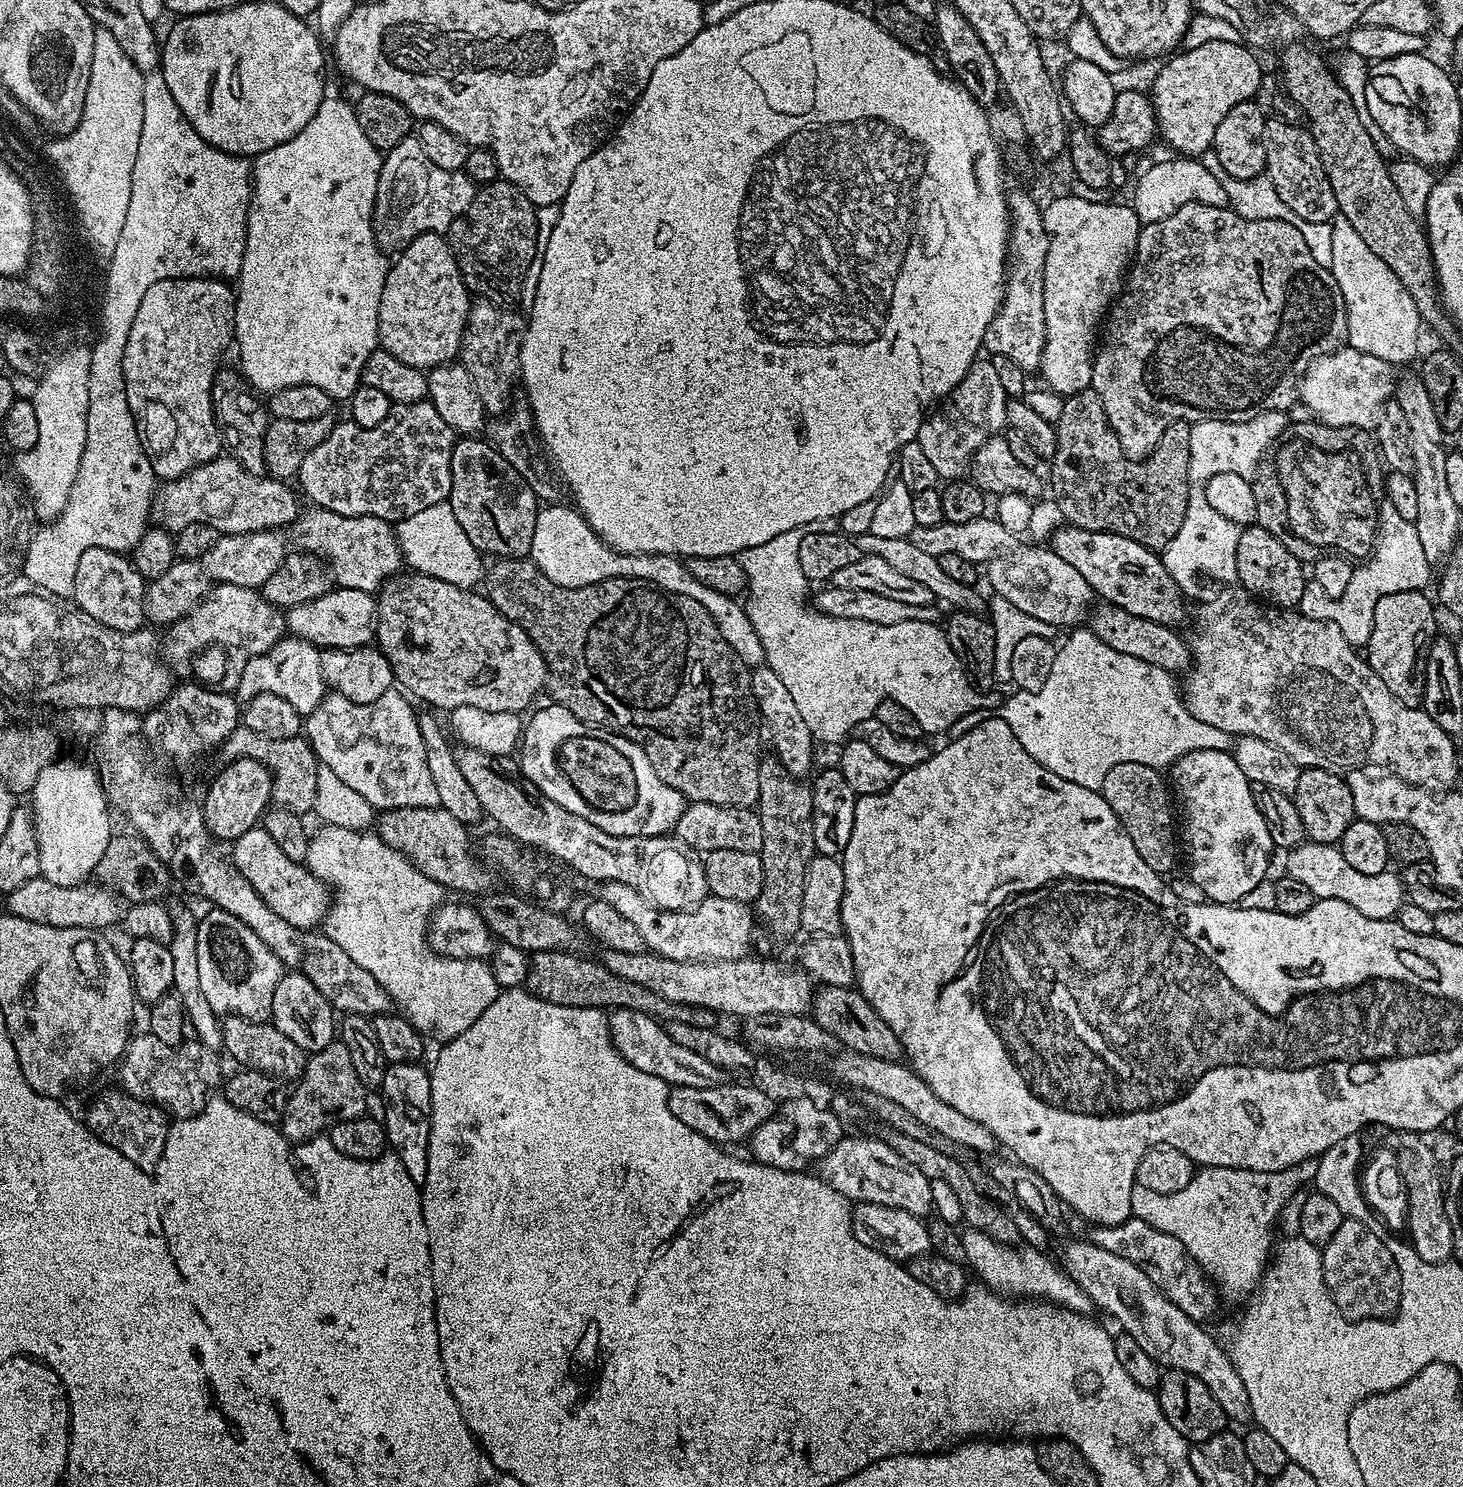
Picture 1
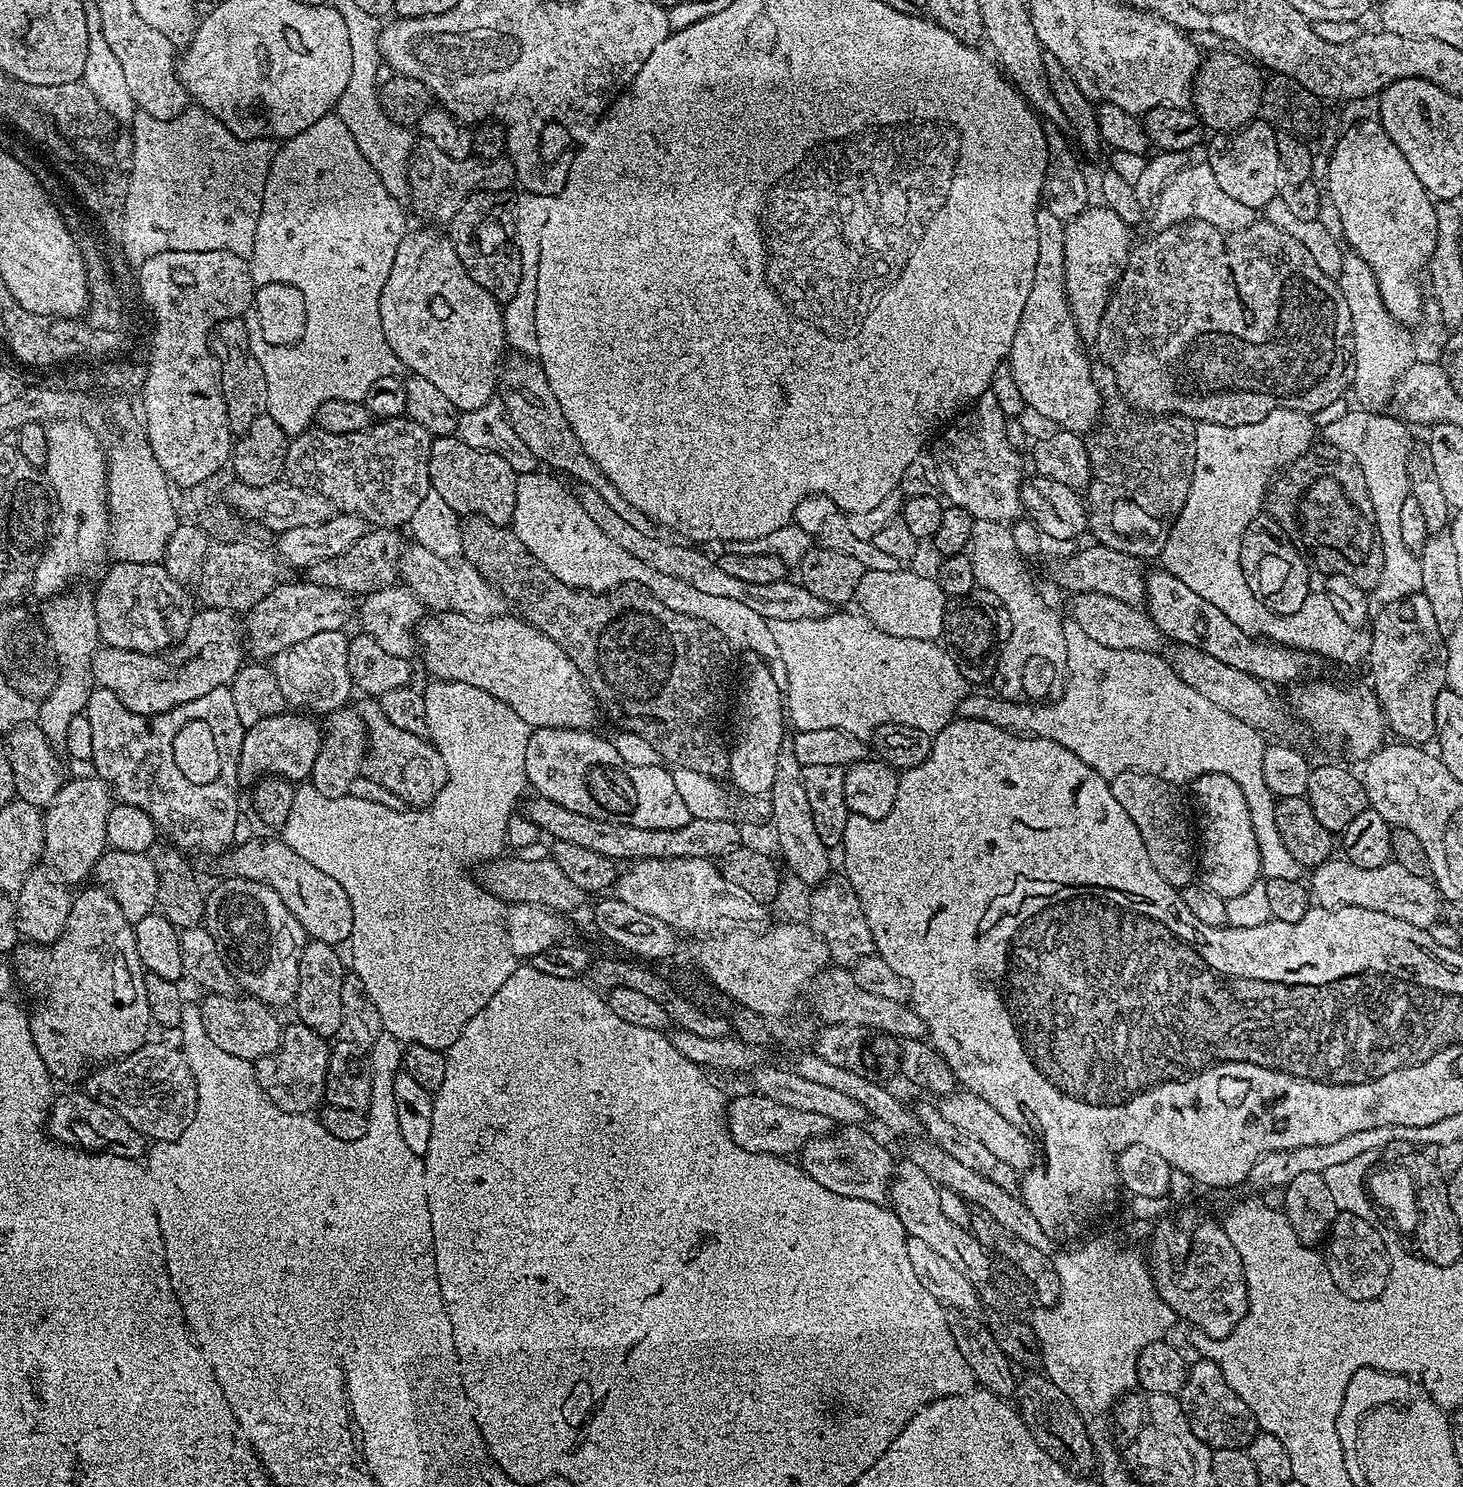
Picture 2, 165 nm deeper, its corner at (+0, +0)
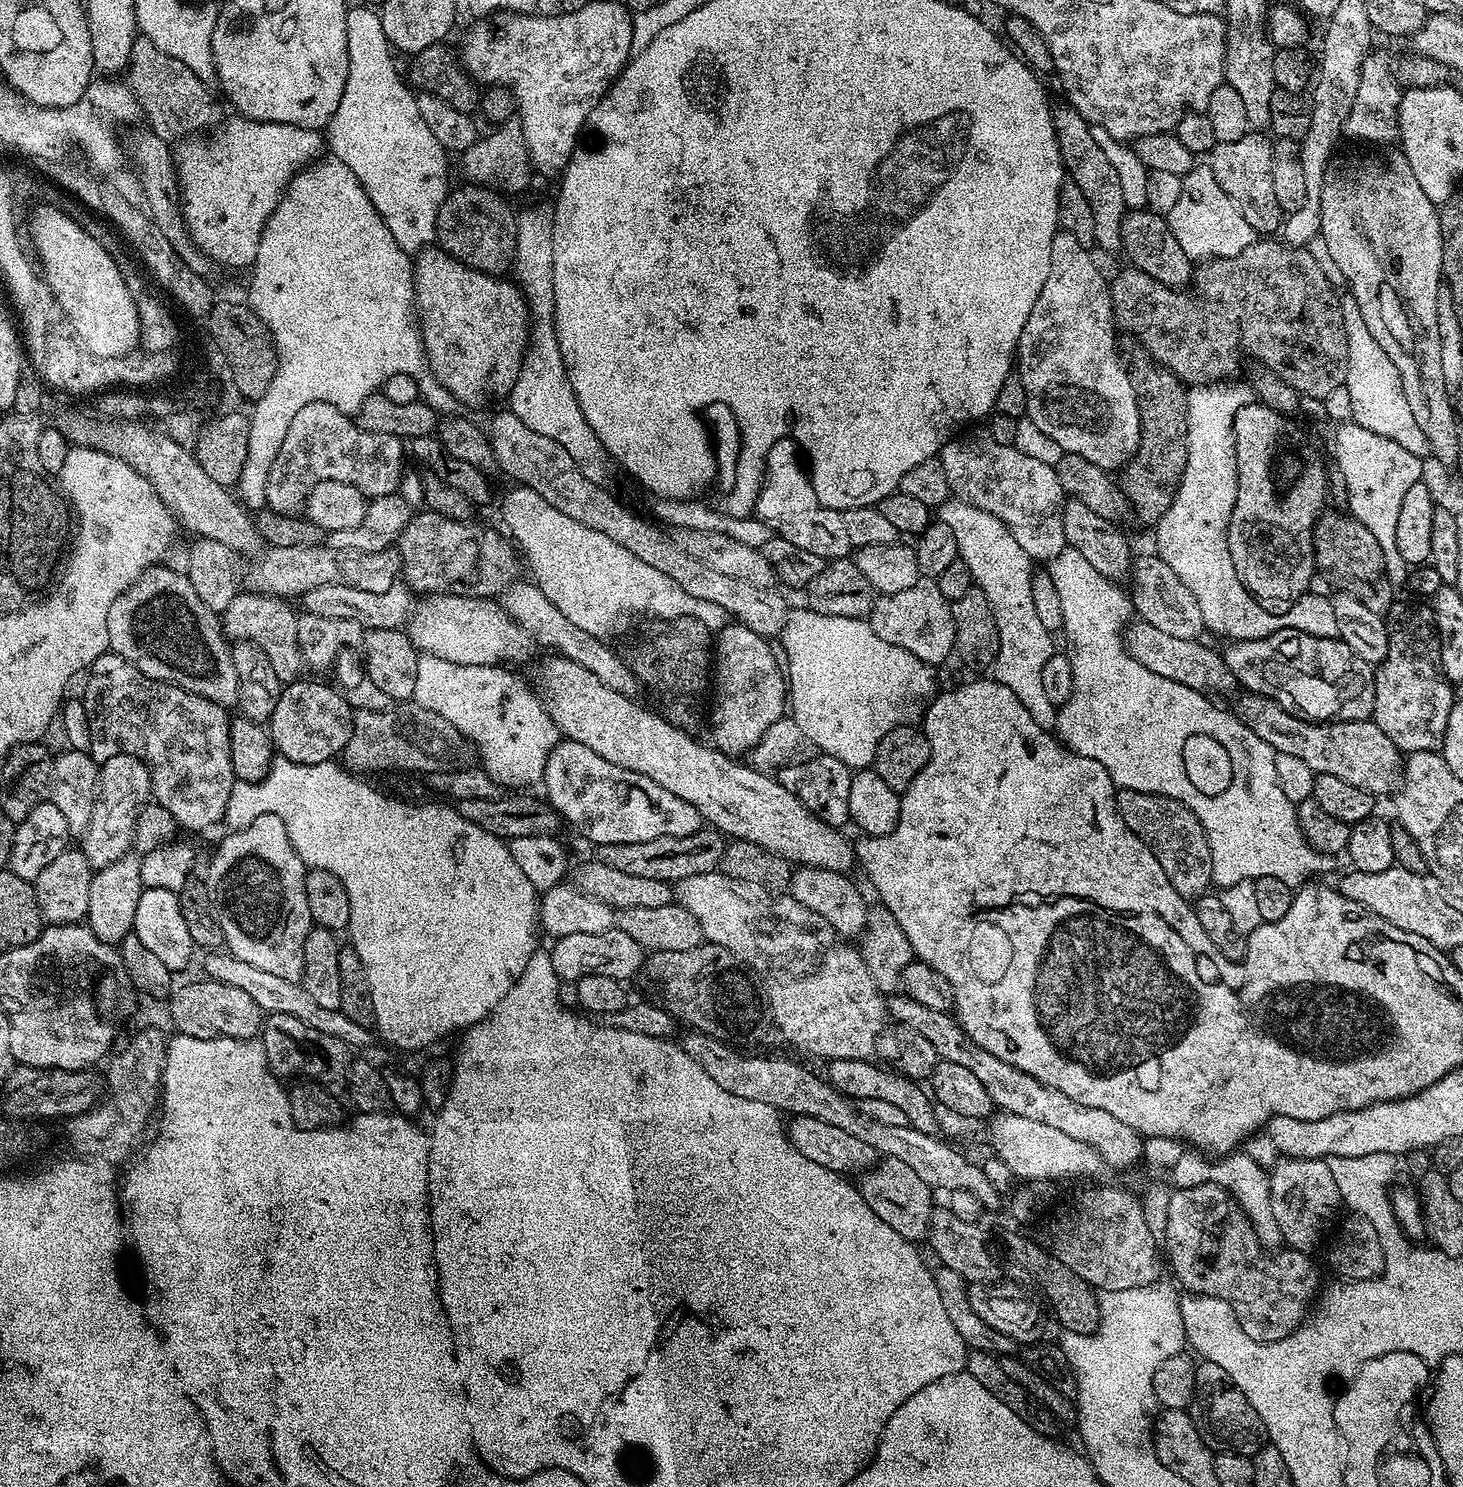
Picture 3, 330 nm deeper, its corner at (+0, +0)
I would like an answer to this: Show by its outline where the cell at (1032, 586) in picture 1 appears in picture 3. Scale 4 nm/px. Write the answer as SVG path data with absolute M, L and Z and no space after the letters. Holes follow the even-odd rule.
M1142 619L1129 623L1126 629L1127 650L1135 660L1142 662L1142 666L1146 666L1146 670L1154 670L1154 674L1162 674L1162 678L1170 678L1170 682L1182 682L1182 686L1190 686L1190 690L1205 694L1235 689L1236 679L1234 674L1230 674L1230 666L1226 666L1223 655L1204 643L1203 639L1174 638Z

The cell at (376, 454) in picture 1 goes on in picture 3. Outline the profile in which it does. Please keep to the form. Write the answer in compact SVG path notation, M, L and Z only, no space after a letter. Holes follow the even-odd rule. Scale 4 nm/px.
M310 402L310 406L302 406L302 410L298 410L298 414L294 414L294 418L290 418L290 426L286 430L286 438L282 438L280 453L278 454L278 458L274 458L274 466L270 466L270 476L266 478L266 505L269 509L286 516L299 513L304 506L306 490L313 488L320 480L347 480L349 482L361 482L360 480L392 480L392 482L398 482L404 477L406 471L406 465L404 465L404 452L406 456L405 441L399 436L391 436L390 434L382 434L381 432L368 432L357 421L355 424L352 420L355 419L351 415L340 412L326 402Z

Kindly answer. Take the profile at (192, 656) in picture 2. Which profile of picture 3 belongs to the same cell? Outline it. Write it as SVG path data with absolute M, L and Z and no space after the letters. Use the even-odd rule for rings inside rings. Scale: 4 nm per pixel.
M241 590L226 606L222 614L222 627L225 637L232 642L247 642L256 644L266 658L274 666L274 674L282 682L291 682L301 679L300 668L305 667L303 658L300 657L298 646L298 626L296 625L297 609L291 608L289 601L282 596L267 596L261 592Z

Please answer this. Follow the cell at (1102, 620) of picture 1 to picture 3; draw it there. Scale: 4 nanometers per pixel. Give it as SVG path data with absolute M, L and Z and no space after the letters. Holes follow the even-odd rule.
M1244 694L1234 707L1246 727L1254 730L1276 752L1290 754L1306 762L1317 774L1334 774L1350 786L1358 786L1372 797L1380 798L1397 791L1402 779L1402 753L1400 749L1378 730L1375 720L1306 720L1303 716L1288 712L1281 704L1265 696Z

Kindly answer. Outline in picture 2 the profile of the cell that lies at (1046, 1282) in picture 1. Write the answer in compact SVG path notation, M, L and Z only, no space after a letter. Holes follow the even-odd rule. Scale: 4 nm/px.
M1120 1228L1087 1237L1078 1252L1068 1250L1055 1257L1056 1273L1064 1282L1062 1308L1036 1316L1036 1330L1042 1338L1041 1369L1048 1380L1072 1401L1081 1416L1106 1414L1136 1385L1138 1354L1150 1342L1163 1340L1177 1322L1176 1312L1161 1298L1145 1255L1128 1248Z

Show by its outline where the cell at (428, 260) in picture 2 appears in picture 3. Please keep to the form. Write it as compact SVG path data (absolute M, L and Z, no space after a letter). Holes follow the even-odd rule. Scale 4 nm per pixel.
M429 246L415 257L412 269L412 281L414 282L414 294L416 295L416 318L420 325L420 339L424 342L424 353L428 355L428 364L432 367L432 373L454 394L457 405L468 408L484 408L487 404L492 404L495 400L503 401L511 392L514 382L518 382L518 374L524 365L524 354L528 351L530 343L530 315L528 304L520 288L511 279L503 275L491 276L489 272L479 272L470 266L466 266L462 261L455 258L439 246Z

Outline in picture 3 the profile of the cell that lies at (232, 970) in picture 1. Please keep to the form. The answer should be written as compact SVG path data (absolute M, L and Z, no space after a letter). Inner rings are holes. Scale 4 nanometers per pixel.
M262 814L250 822L250 826L238 828L227 833L229 836L216 848L216 853L212 856L212 861L208 864L208 876L206 883L208 893L212 895L212 907L216 909L216 921L220 923L220 929L224 935L223 947L231 952L233 956L242 958L242 962L250 962L250 966L258 966L258 970L267 970L269 974L275 974L277 978L299 981L304 974L304 947L306 946L306 934L314 926L312 915L310 914L310 902L306 898L306 866L302 858L294 850L290 842L290 834L286 834L286 826L282 818L274 814Z

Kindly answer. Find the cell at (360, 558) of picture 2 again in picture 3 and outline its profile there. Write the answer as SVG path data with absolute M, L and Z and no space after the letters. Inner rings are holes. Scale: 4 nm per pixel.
M437 512L421 513L413 515L398 541L402 580L415 593L494 598L521 579L521 553L503 531L483 528L472 520L446 518Z

